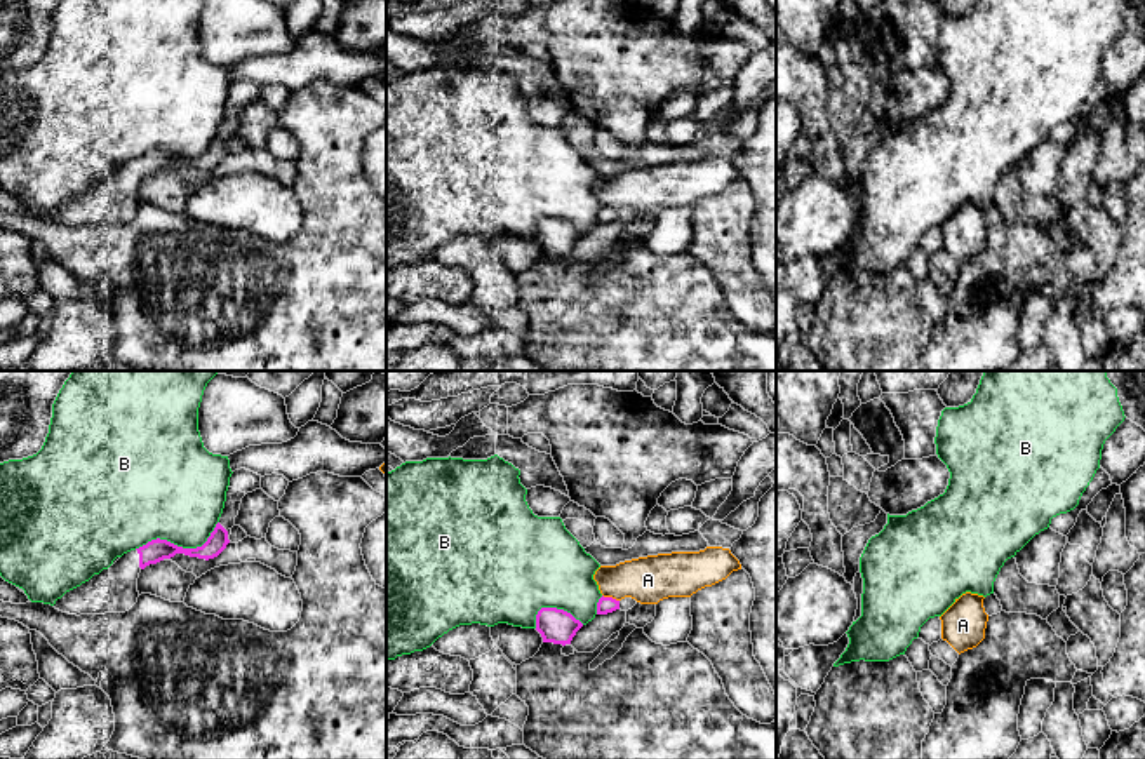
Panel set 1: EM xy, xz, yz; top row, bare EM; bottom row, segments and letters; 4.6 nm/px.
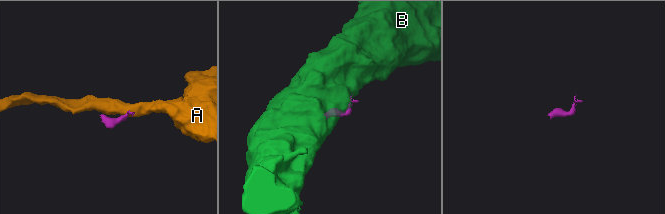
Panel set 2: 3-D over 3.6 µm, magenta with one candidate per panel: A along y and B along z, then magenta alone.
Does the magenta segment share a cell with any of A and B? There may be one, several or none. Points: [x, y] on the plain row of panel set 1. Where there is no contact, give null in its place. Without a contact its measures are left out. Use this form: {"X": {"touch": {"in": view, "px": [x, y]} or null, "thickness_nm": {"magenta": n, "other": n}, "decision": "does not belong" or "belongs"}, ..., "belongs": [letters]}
{"A": {"touch": {"in": "xz", "px": [611, 208]}, "thickness_nm": {"magenta": 80, "other": 220}, "decision": "does not belong"}, "B": {"touch": {"in": "xy", "px": [180, 157]}, "thickness_nm": {"magenta": 110, "other": 440}, "decision": "does not belong"}, "belongs": []}

